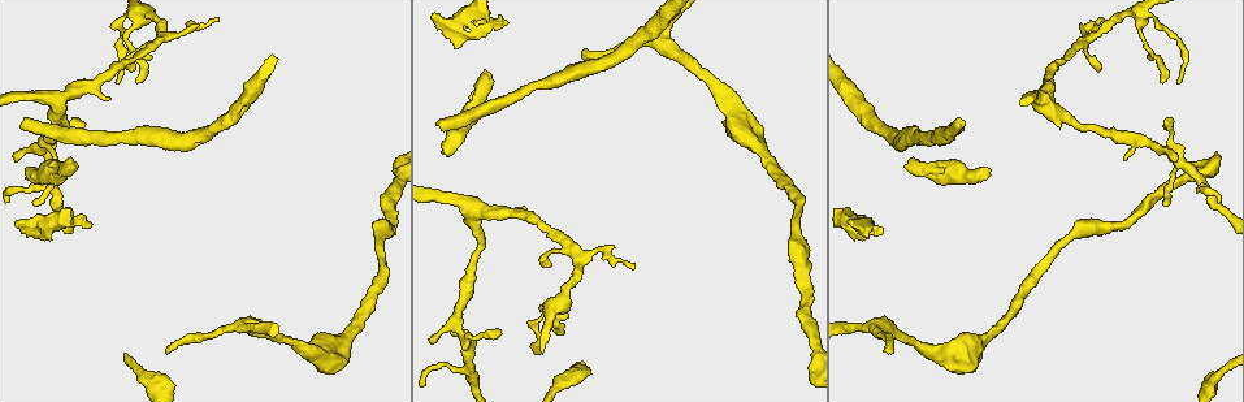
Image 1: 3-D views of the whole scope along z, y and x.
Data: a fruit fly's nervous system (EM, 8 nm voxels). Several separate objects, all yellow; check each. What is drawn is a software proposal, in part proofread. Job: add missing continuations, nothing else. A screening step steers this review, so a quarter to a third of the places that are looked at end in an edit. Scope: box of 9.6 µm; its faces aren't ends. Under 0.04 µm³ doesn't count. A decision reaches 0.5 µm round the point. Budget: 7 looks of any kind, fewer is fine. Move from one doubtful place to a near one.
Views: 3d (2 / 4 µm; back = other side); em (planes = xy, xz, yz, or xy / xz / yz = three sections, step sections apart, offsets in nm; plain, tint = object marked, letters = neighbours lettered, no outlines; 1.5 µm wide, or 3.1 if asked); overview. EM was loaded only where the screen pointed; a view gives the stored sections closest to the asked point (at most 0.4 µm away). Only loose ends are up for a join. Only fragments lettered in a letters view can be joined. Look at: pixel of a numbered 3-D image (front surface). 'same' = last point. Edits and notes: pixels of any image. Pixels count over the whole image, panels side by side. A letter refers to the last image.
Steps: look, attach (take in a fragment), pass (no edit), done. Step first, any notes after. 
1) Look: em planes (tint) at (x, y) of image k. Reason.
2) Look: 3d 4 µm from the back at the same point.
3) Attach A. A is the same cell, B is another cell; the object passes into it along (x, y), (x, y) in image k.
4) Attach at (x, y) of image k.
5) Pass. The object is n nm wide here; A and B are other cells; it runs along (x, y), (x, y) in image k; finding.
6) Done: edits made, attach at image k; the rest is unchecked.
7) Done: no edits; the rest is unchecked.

Look: em planes (letters) at (88, 222) of image 1. Branch stops here.

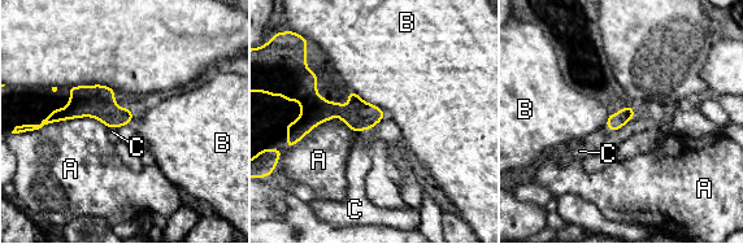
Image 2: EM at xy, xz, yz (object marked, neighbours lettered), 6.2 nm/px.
Pass. The object is 100 nm wide here; the longest contact is with A, 420 nm; A, B and C are other cells; no lettered fragment goes on from it.

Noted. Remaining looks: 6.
Look: em xy step 4 (letters) at (581, 53) of image 1. Thin end.

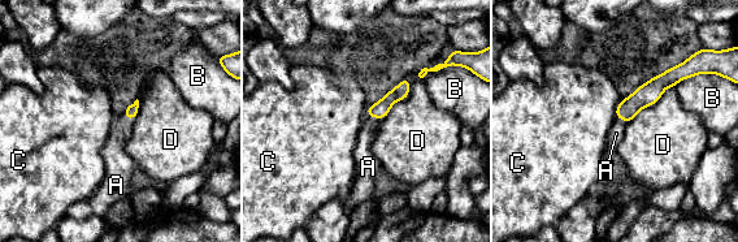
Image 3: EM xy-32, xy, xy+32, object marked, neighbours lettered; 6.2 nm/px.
Attach A. A is the same cell, B, C and D are other cells; the object passes into it along (380, 109), (374, 117), (363, 155) in image 3; the neuron continues.

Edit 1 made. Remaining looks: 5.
Look: overview. See it whole again.

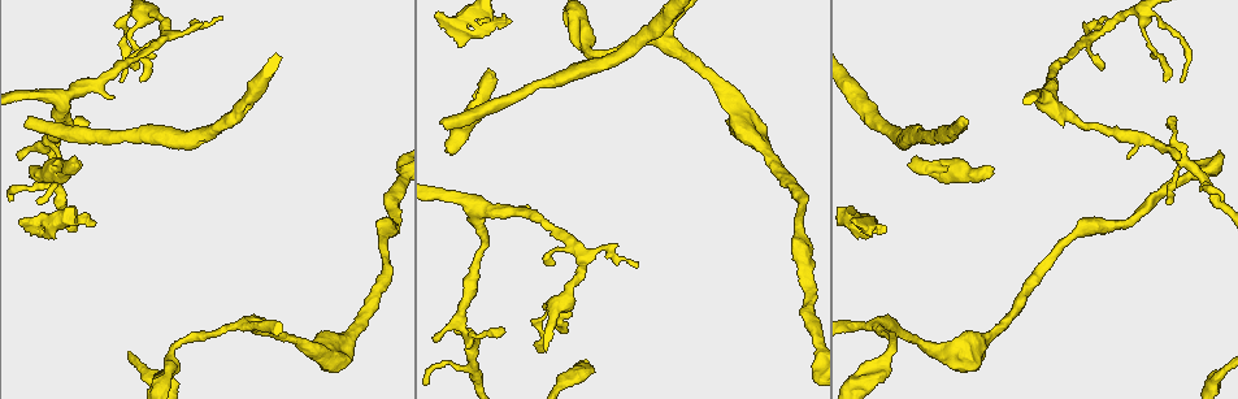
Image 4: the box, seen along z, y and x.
Look: 3d 4 µm at (27, 128) of image 4.

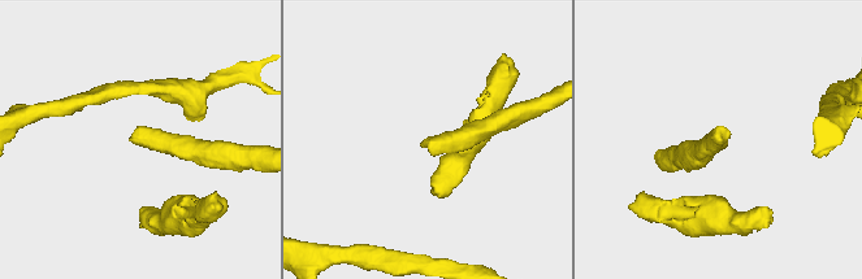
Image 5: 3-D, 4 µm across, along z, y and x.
Look: em 3.1 µm planes (tint) at (425, 142) of image 5.

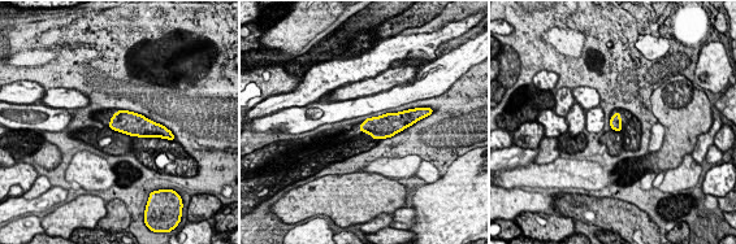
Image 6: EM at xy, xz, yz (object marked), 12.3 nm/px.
Look: em 3.1 µm planes (letters) at the same point.

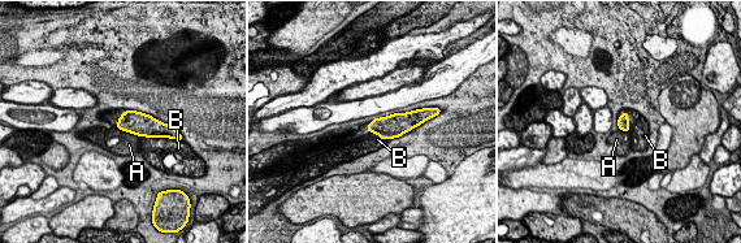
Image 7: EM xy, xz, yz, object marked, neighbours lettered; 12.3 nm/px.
Pass. The object is 160 nm wide here; the longest contact is with B, 360 nm; A and B are other cells; no lettered fragment goes on from it.

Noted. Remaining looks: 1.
Done: edits made, attach at image 3; the rest is unchecked.

